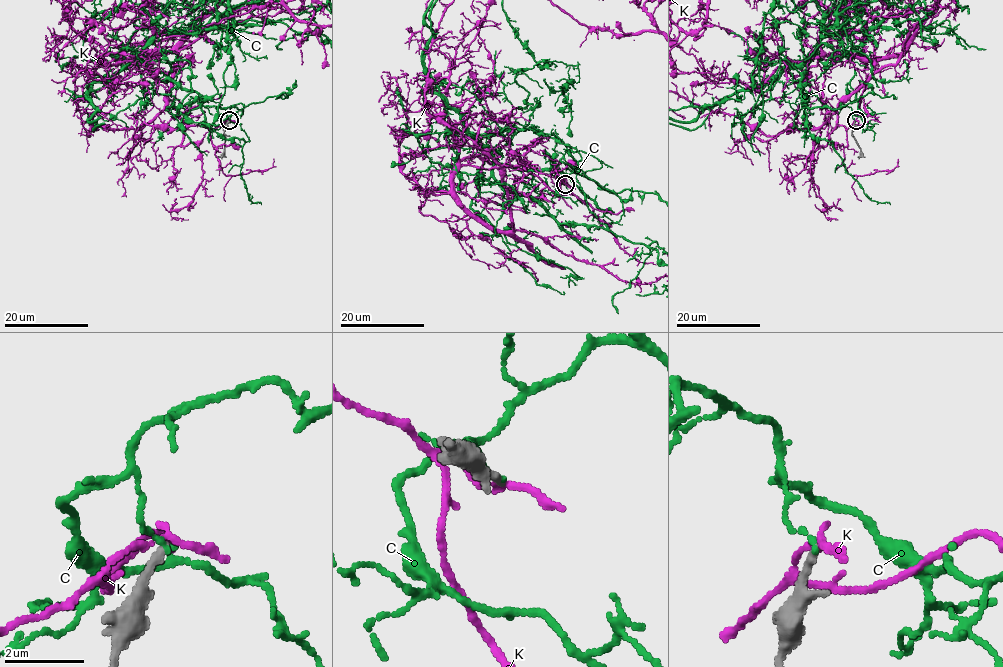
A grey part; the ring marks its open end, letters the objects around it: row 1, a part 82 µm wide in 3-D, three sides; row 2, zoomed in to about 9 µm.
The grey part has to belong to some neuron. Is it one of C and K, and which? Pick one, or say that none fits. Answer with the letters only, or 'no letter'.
no letter

